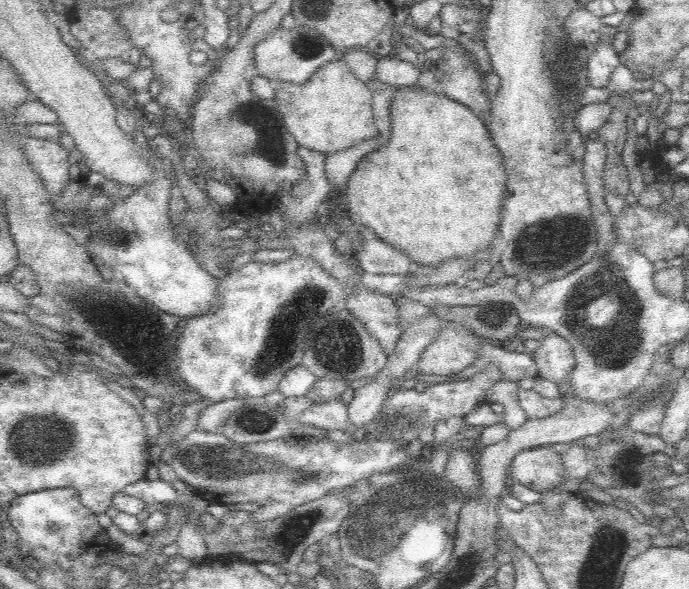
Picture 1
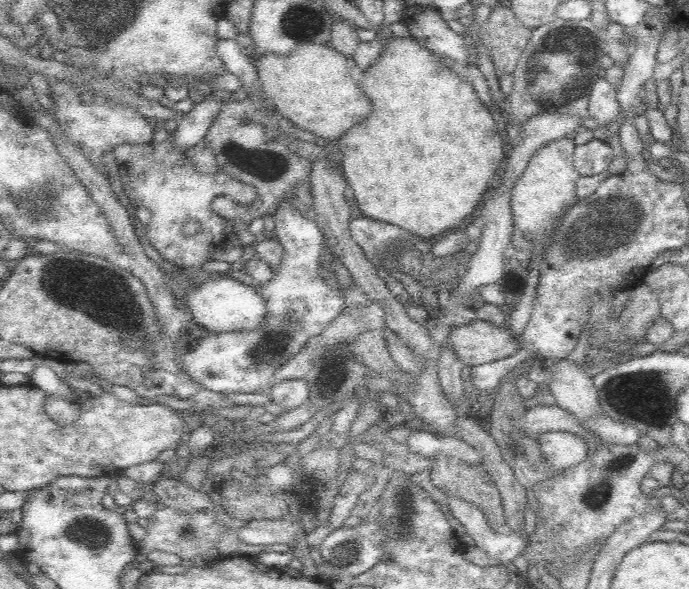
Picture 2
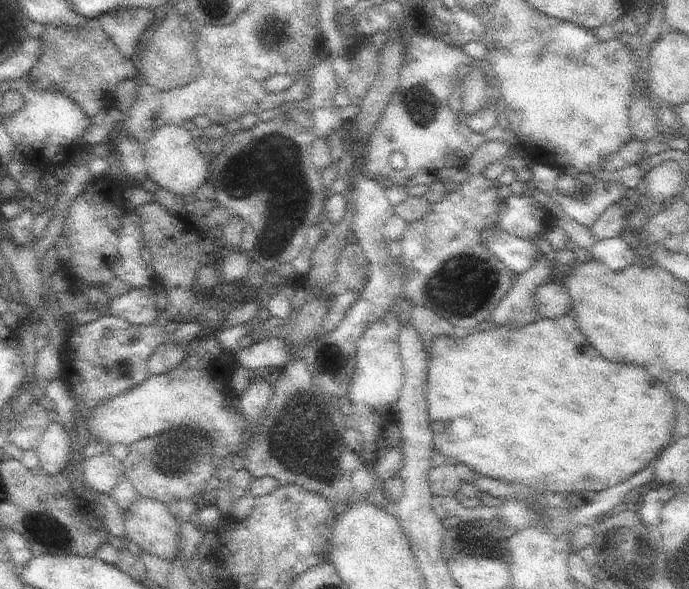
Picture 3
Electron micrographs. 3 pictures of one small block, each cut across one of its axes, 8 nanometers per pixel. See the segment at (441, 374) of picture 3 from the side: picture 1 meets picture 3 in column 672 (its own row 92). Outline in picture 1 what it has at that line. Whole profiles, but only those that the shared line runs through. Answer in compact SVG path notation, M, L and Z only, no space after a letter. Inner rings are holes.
M396 88L398 92L394 94L394 100L392 100L392 106L390 106L390 122L392 122L392 138L390 142L376 150L376 152L370 152L366 154L354 168L352 176L348 178L346 186L344 186L344 210L348 214L358 214L360 216L360 222L362 226L368 226L376 232L376 236L380 236L384 242L400 248L406 252L406 256L412 258L414 262L414 268L420 268L420 266L438 266L440 262L448 260L448 258L470 258L470 256L478 256L482 250L486 248L494 248L498 246L498 230L500 230L500 206L504 204L504 194L502 192L508 192L508 174L504 170L504 158L502 158L502 152L498 150L498 146L492 142L492 136L490 136L490 128L488 124L484 122L484 118L478 118L472 114L472 110L468 110L468 106L460 104L460 102L454 102L450 98L444 96L442 90L434 90L434 88Z

